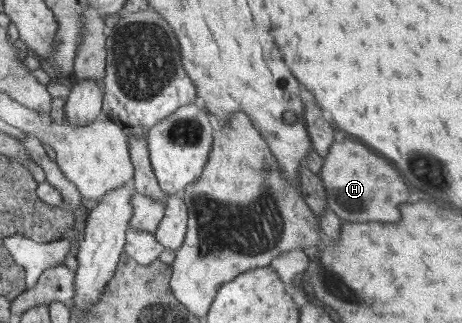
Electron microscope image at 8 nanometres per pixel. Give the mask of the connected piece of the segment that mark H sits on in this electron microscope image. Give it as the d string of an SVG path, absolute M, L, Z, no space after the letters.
M339 141L331 145L319 175L324 189L329 191L329 205L347 221L399 221L401 201L407 199L407 187L401 181L401 171L394 163L375 155L367 145Z

